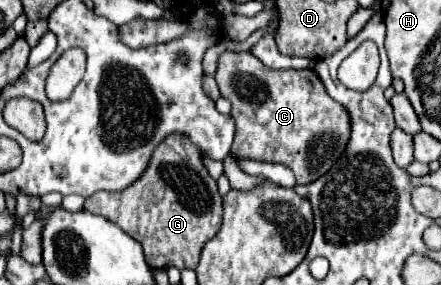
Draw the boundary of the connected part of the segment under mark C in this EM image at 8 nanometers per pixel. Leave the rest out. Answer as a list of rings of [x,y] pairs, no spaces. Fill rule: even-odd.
[[[224,51],[218,57],[218,69],[214,79],[220,87],[222,97],[232,103],[232,117],[236,121],[236,137],[230,151],[232,157],[284,163],[294,171],[296,183],[308,185],[322,177],[346,149],[348,113],[344,113],[344,107],[340,107],[340,103],[336,103],[324,91],[320,77],[312,69],[276,71],[262,65],[262,61],[256,59],[252,53]]]

